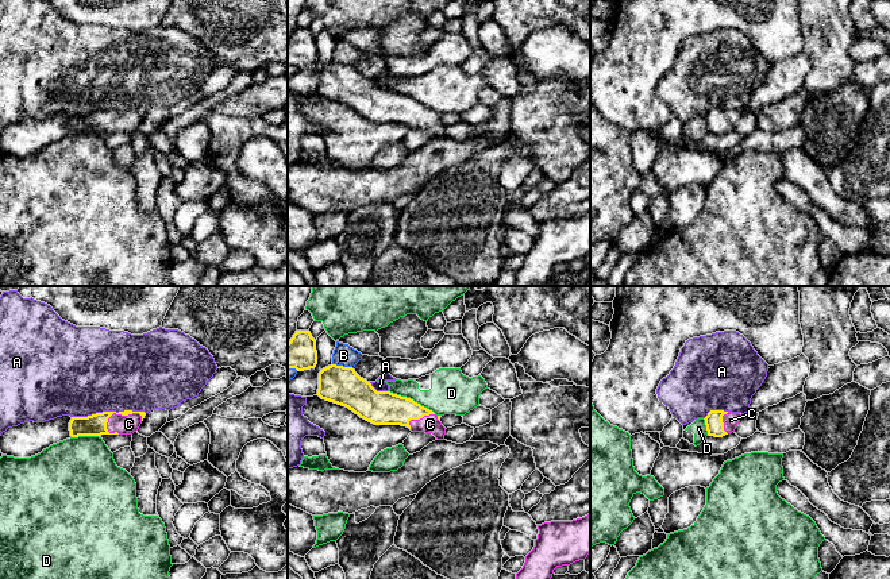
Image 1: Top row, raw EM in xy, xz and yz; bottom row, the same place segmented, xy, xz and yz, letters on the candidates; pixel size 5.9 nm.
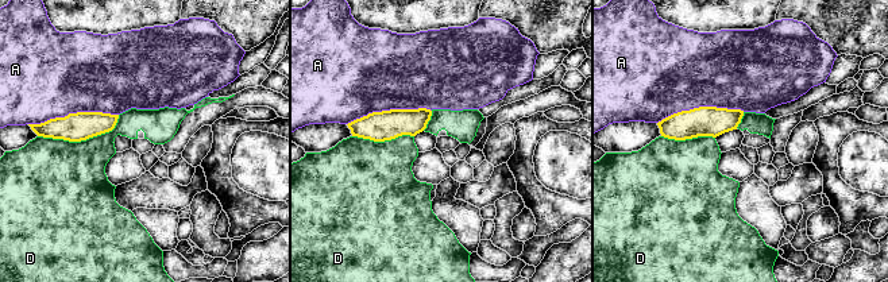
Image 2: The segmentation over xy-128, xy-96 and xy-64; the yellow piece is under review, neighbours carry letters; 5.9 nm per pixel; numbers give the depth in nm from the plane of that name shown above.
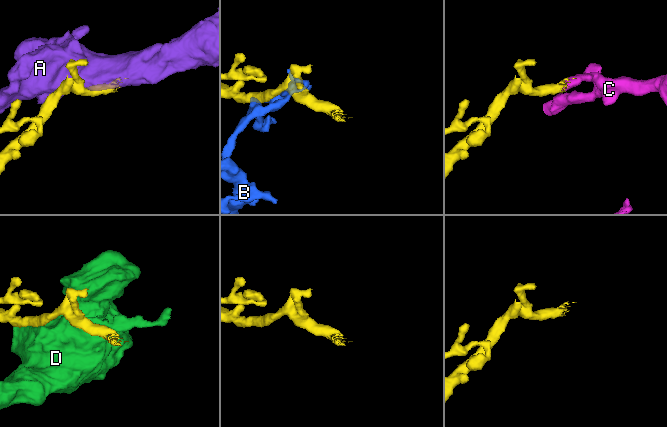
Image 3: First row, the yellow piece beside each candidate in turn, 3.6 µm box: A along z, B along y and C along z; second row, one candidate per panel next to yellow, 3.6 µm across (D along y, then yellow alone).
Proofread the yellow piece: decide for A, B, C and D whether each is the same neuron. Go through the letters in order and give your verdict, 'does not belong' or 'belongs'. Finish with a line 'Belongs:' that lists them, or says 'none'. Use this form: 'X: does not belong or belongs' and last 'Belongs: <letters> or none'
A: does not belong
B: does not belong
C: belongs
D: does not belong
Belongs: C

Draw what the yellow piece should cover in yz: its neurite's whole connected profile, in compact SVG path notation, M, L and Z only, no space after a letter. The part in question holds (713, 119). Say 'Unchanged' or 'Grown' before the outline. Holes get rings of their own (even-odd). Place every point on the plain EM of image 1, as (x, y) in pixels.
Grown. M710 108L704 116L708 132L714 135L723 135L728 131L735 130L741 115L743 112L740 111Z

